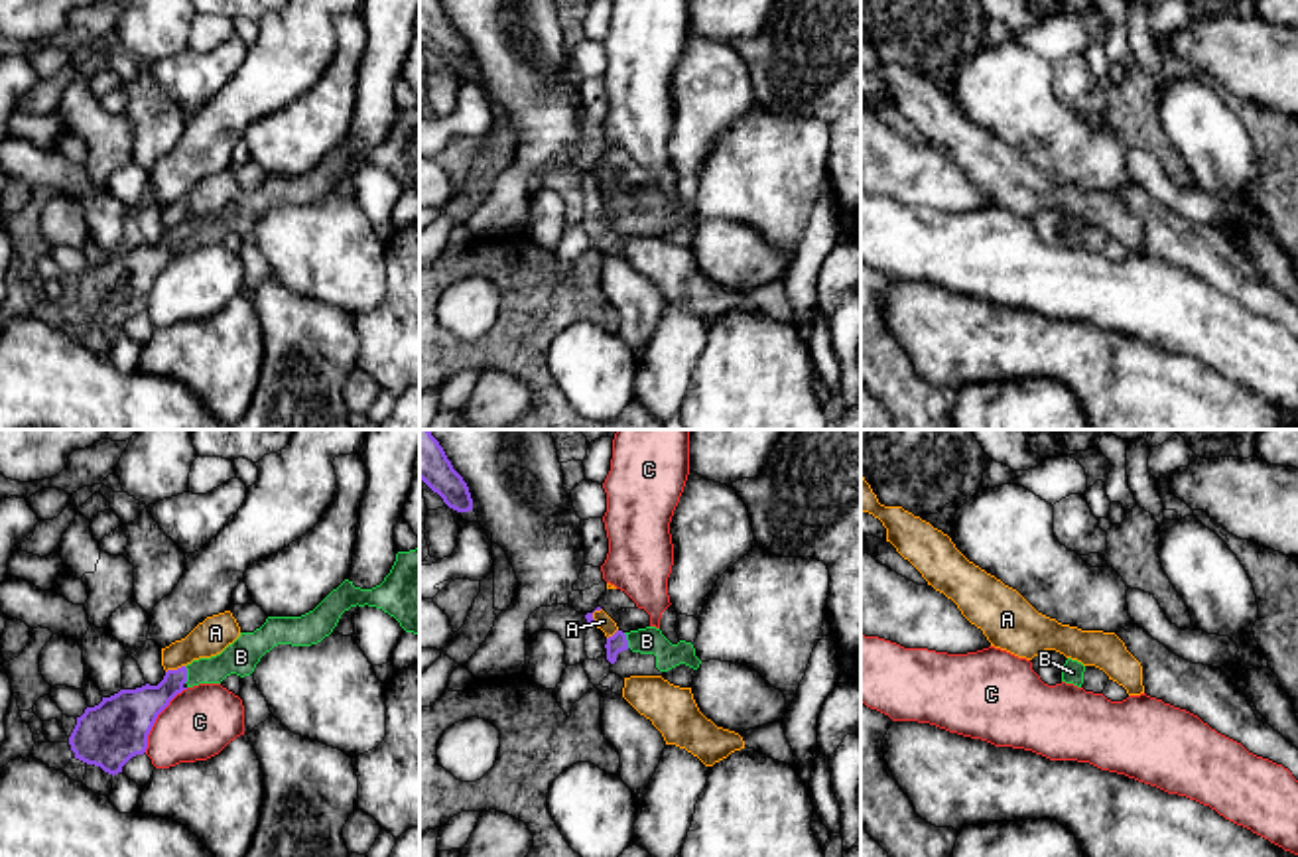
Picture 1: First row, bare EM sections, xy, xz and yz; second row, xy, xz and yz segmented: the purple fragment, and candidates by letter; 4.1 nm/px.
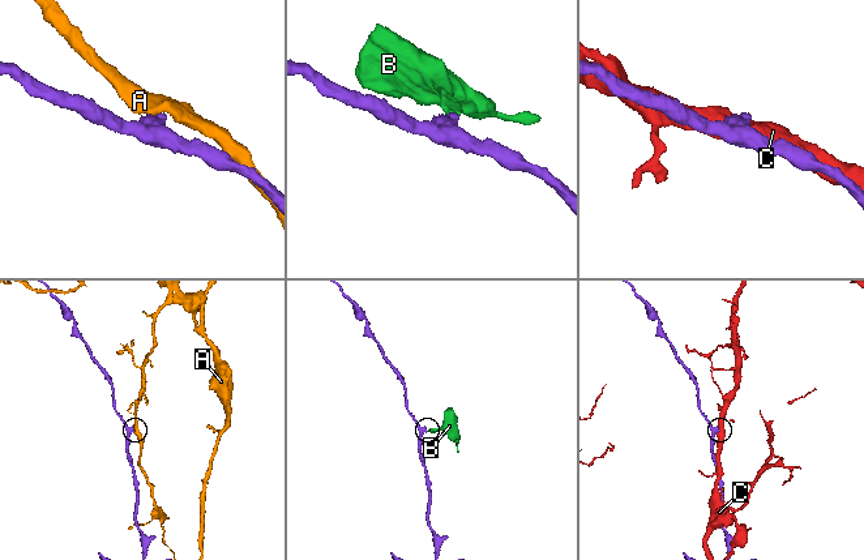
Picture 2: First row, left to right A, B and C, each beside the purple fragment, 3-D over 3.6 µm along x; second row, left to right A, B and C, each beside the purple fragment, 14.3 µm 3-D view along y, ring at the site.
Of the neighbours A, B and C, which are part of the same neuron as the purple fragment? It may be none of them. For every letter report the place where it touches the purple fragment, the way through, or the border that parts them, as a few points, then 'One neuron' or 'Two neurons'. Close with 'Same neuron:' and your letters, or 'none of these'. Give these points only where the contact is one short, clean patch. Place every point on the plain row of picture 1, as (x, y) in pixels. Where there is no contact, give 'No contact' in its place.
A: Touches purple at xy (174, 229). Two neurons
B: Touches purple at xy (186, 233). Path across: xy (136, 268), (158, 257), (186, 233), (213, 229), (241, 215). One neuron
C: Touches purple at xy (156, 276). Two neurons
Same neuron: B

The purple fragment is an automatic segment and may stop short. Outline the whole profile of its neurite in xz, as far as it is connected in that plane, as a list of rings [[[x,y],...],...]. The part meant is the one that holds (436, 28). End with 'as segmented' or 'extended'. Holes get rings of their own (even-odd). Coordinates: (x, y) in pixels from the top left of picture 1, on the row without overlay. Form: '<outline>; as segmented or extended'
[[[420,0],[420,37],[457,69],[473,69],[473,57],[463,35],[453,28],[439,0]]]; as segmented

